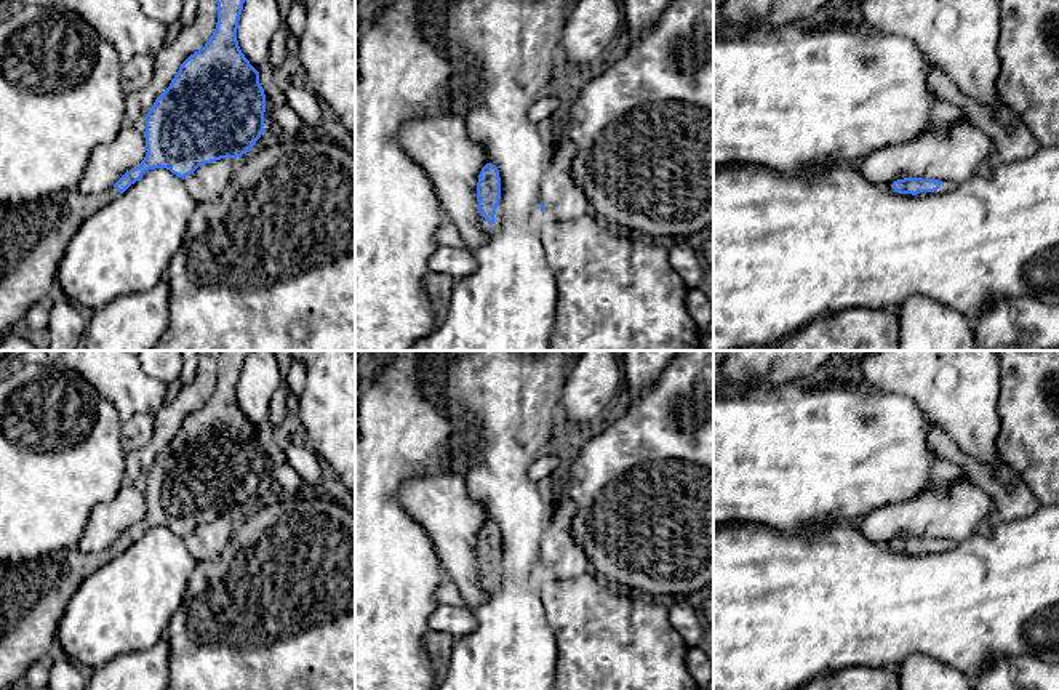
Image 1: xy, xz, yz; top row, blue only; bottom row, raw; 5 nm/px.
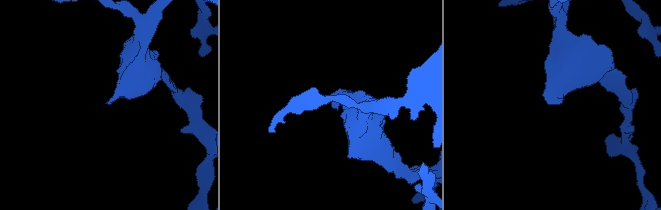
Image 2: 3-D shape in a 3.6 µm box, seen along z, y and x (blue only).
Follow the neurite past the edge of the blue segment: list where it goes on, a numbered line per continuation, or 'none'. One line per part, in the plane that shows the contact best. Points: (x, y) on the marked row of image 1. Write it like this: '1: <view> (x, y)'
1: yz (946, 186)

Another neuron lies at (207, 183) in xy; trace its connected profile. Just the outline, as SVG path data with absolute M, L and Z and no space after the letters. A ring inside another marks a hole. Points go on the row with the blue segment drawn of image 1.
M221 158L198 166L192 175L184 178L184 184L194 200L214 202L227 187L235 168L234 158Z

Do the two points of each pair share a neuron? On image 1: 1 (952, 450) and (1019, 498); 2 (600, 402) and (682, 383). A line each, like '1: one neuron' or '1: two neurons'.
1: one neuron
2: two neurons

